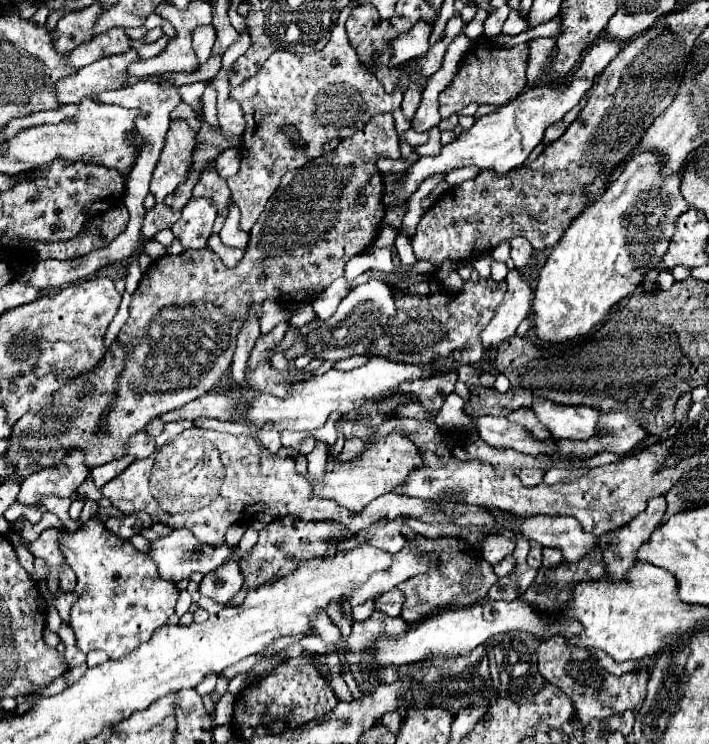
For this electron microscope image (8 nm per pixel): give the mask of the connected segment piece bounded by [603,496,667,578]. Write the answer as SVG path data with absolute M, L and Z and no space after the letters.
M655 496L647 500L647 508L639 512L627 526L615 532L617 544L609 546L603 554L605 560L605 574L611 578L623 578L631 566L637 564L637 550L643 542L647 542L649 534L655 526L663 520L667 502L665 496Z

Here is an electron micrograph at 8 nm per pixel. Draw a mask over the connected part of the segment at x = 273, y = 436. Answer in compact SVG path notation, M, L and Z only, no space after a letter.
M263 426L263 428L261 428L259 442L273 453L277 452L282 446L281 442L279 442L279 432L275 432L273 426Z

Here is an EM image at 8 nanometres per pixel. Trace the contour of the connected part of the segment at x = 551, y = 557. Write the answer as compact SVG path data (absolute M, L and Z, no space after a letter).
M543 548L543 566L553 568L563 562L563 554L559 548Z

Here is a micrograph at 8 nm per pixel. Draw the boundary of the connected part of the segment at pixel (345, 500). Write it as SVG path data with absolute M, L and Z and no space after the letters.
M393 430L377 442L367 442L363 452L355 460L337 462L329 458L323 482L313 482L313 494L321 498L331 498L353 512L361 512L371 500L379 498L381 494L395 492L397 486L405 482L409 470L417 466L421 466L421 454L413 448L413 442L409 442L407 436L401 436Z

